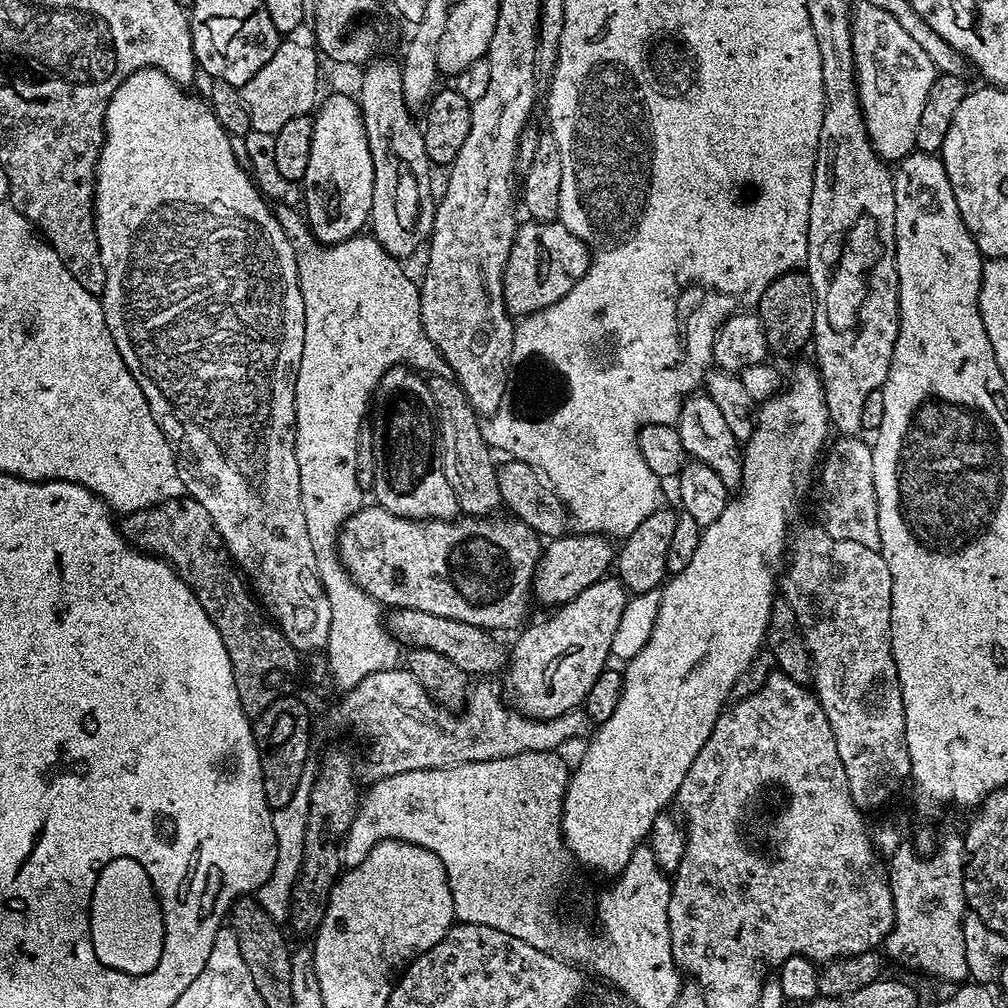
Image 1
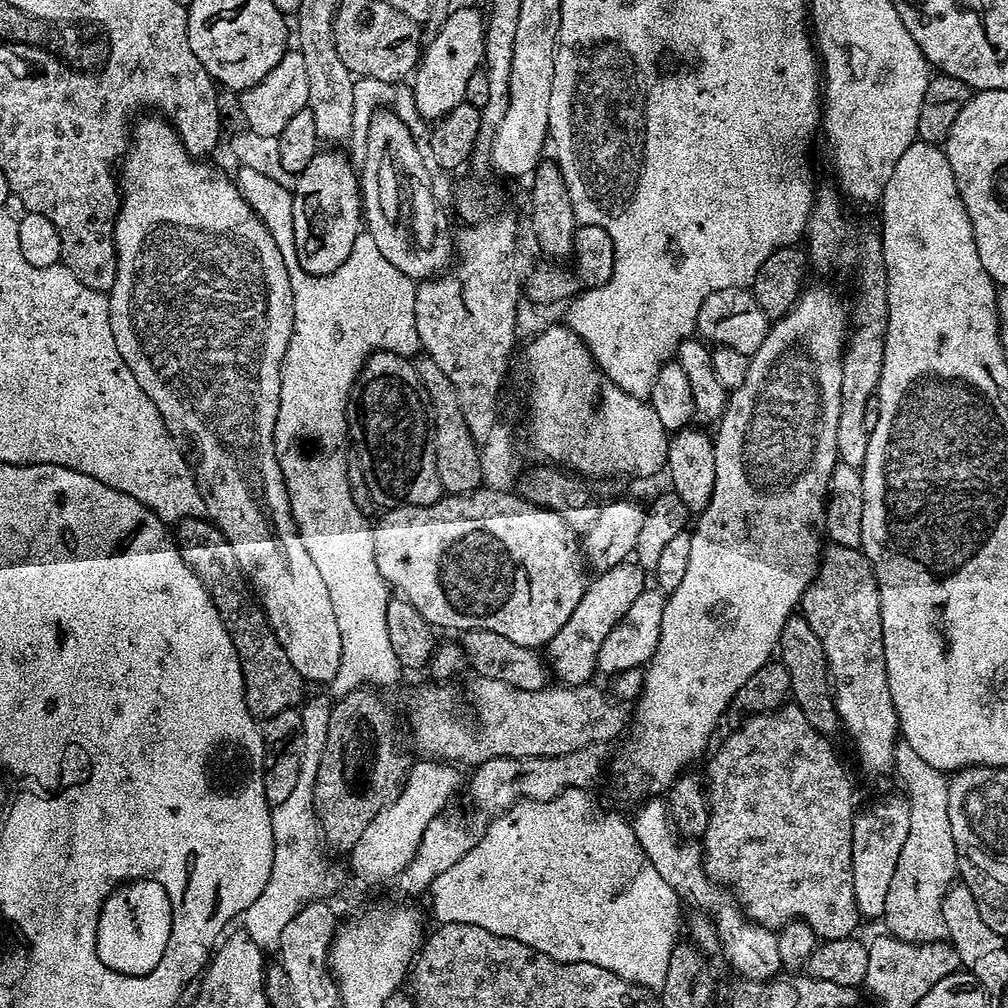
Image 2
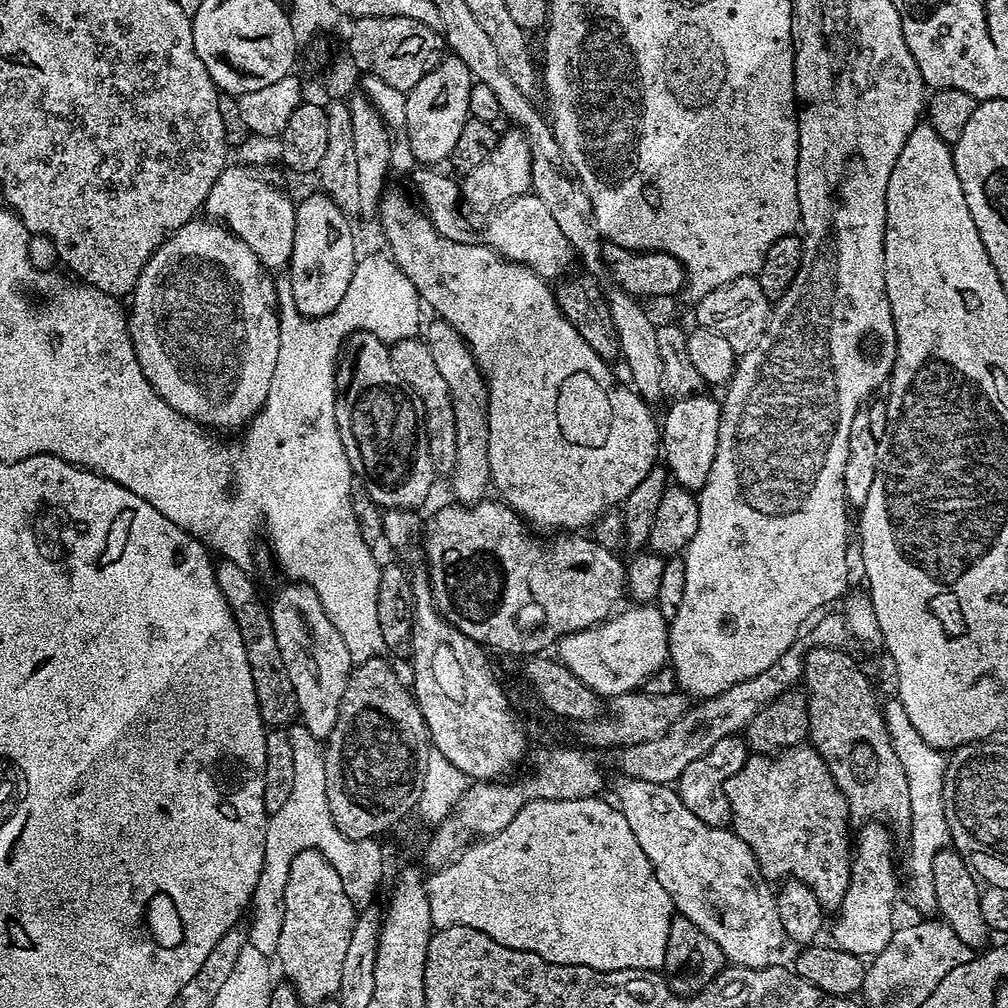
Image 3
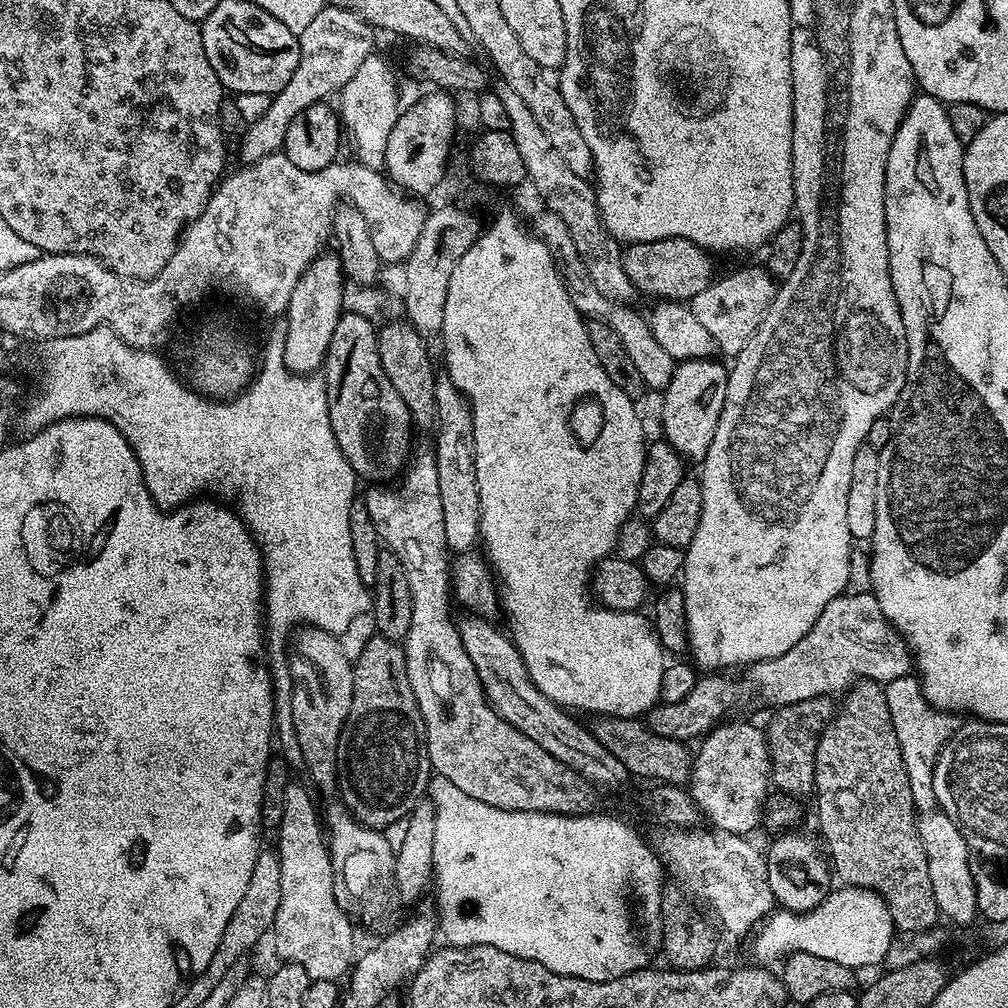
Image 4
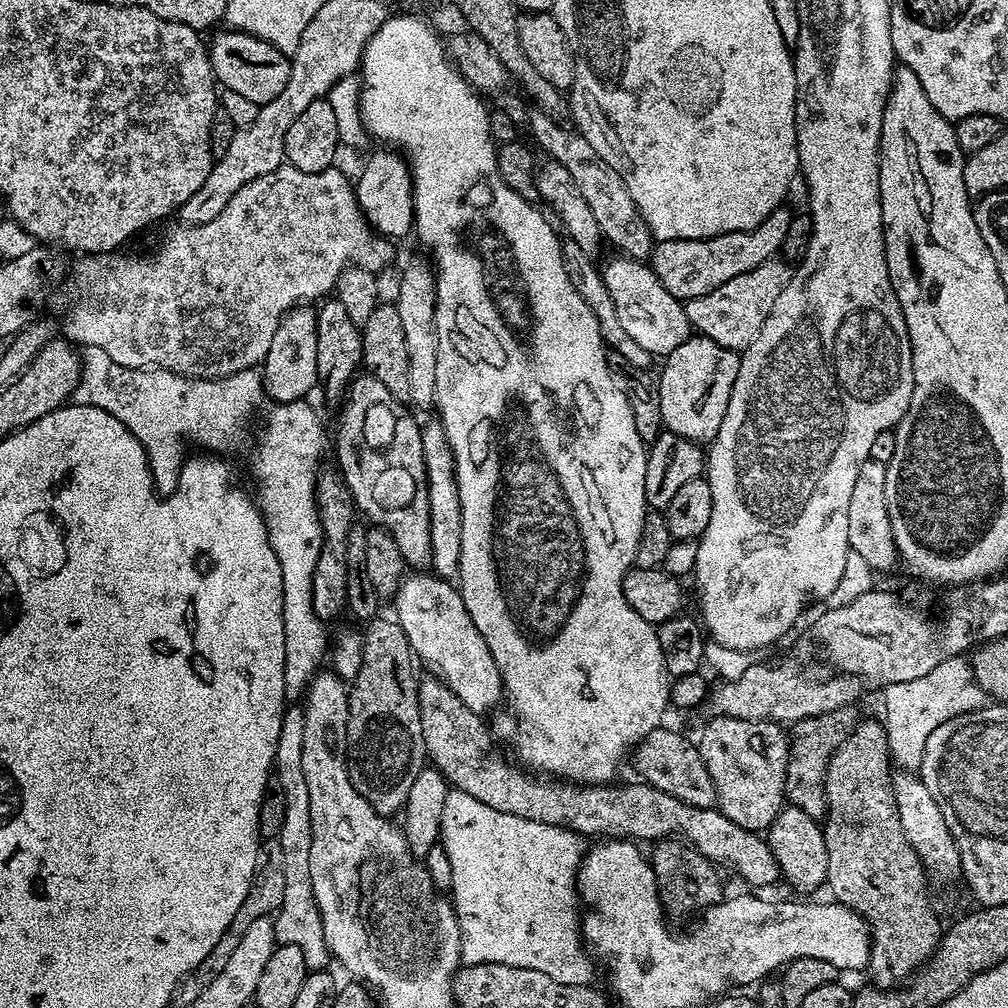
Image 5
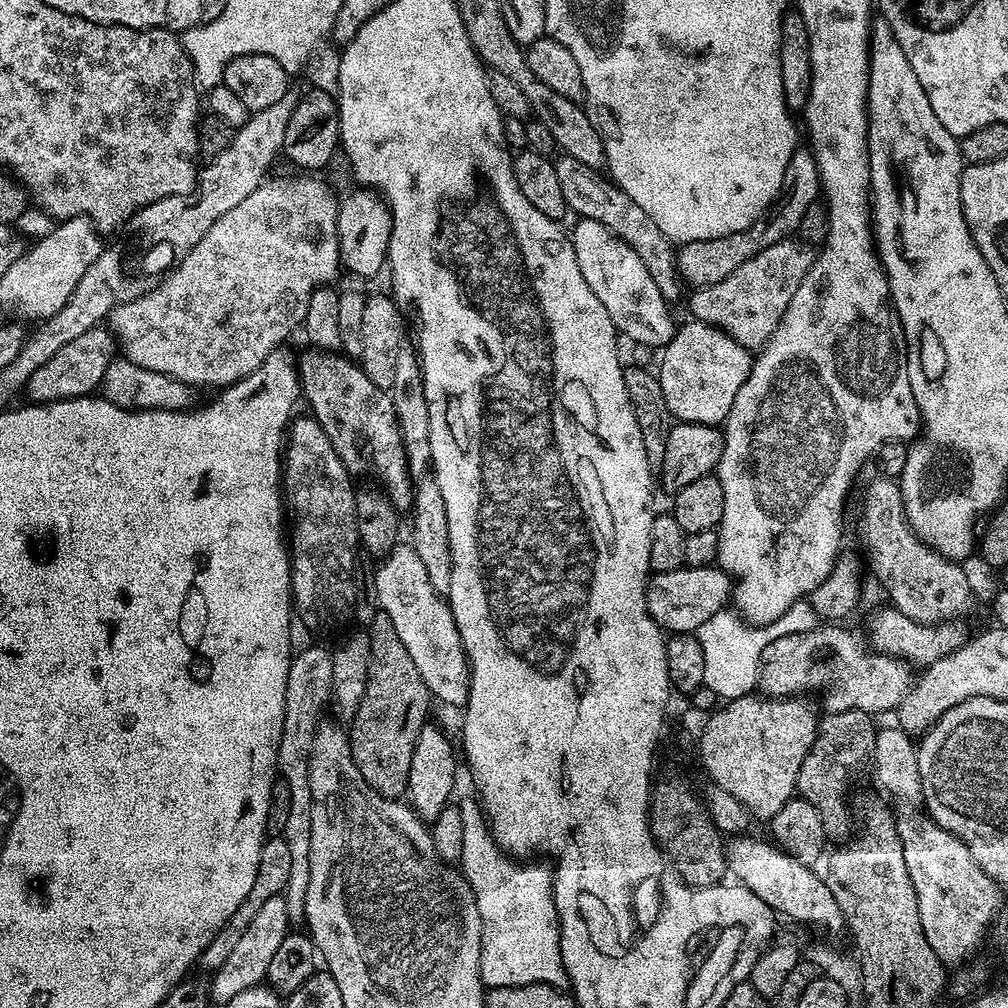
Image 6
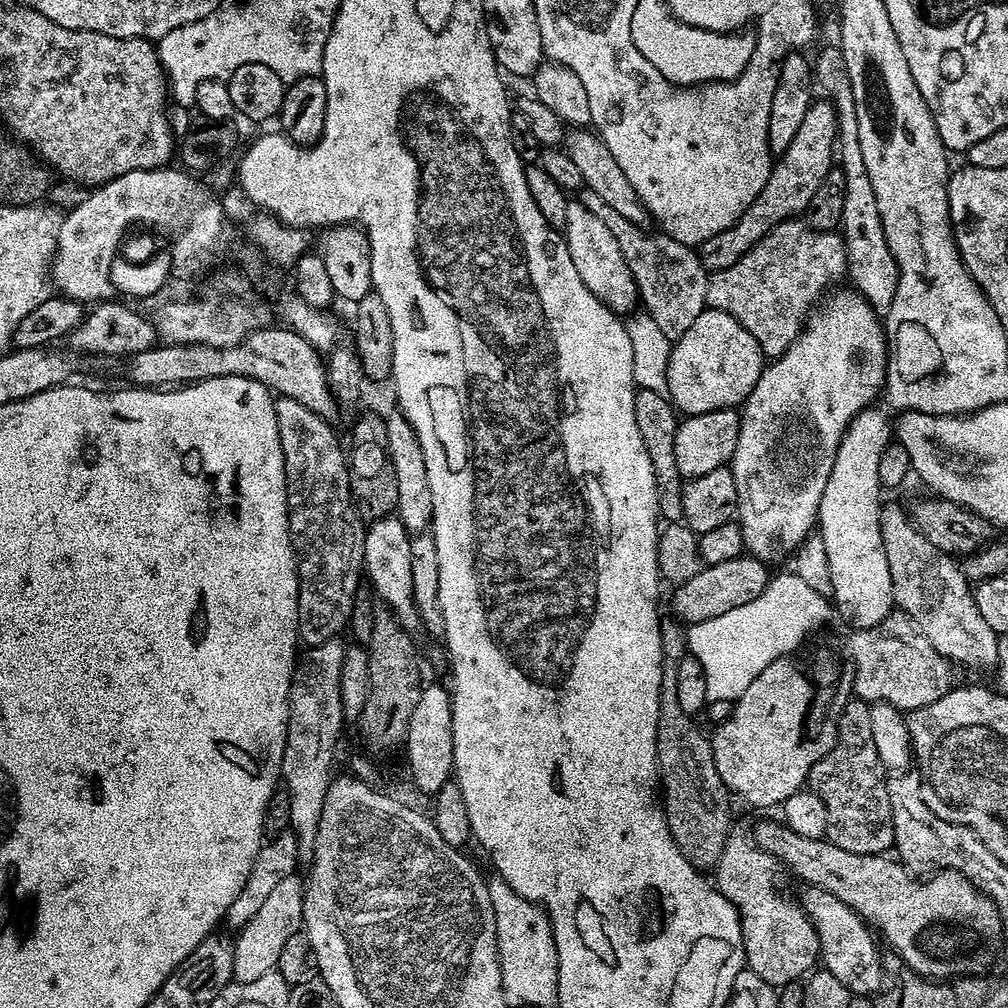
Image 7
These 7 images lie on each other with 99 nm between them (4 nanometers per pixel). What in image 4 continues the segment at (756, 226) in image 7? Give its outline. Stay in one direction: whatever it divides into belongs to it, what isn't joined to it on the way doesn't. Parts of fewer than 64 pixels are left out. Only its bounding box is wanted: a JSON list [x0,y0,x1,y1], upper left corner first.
[622,238,717,302]

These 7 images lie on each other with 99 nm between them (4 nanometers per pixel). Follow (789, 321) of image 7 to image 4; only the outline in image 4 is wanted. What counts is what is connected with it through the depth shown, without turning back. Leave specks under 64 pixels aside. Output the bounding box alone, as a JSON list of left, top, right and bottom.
[690,266,778,358]

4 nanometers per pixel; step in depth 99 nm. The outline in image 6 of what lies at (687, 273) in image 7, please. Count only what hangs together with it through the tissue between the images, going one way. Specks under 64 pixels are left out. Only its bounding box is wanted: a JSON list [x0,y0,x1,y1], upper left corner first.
[555,155,682,302]

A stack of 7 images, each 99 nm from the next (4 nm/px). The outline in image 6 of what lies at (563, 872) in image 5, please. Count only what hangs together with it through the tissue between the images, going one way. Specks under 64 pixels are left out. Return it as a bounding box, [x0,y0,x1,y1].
[459,801,569,990]

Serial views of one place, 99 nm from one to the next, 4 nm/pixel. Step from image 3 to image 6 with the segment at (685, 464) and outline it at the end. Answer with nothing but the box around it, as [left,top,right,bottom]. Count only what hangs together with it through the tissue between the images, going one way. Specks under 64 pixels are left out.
[657,320,752,426]

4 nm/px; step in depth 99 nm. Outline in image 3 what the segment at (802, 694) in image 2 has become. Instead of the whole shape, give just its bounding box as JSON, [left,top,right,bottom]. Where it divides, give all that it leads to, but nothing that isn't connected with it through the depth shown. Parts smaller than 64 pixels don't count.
[802,647,910,834]

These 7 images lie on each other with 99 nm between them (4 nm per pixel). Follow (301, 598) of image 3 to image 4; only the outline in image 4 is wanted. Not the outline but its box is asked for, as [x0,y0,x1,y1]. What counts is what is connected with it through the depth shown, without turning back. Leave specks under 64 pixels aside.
[288,626,354,793]

